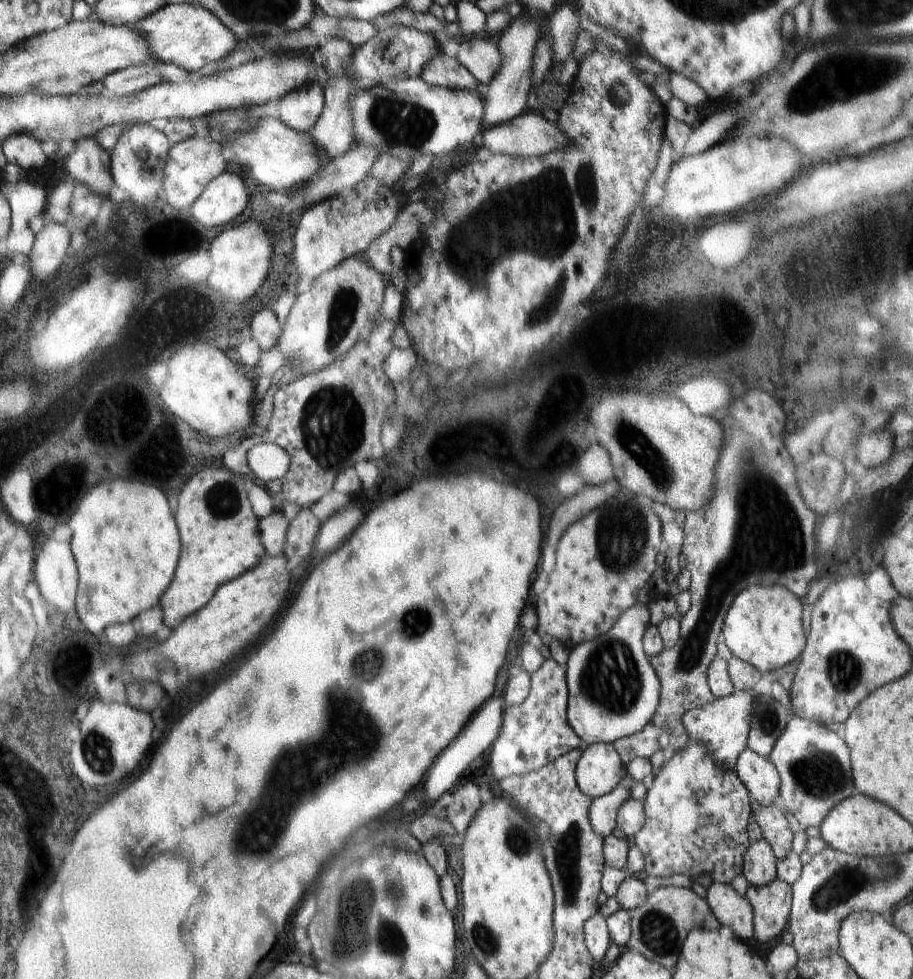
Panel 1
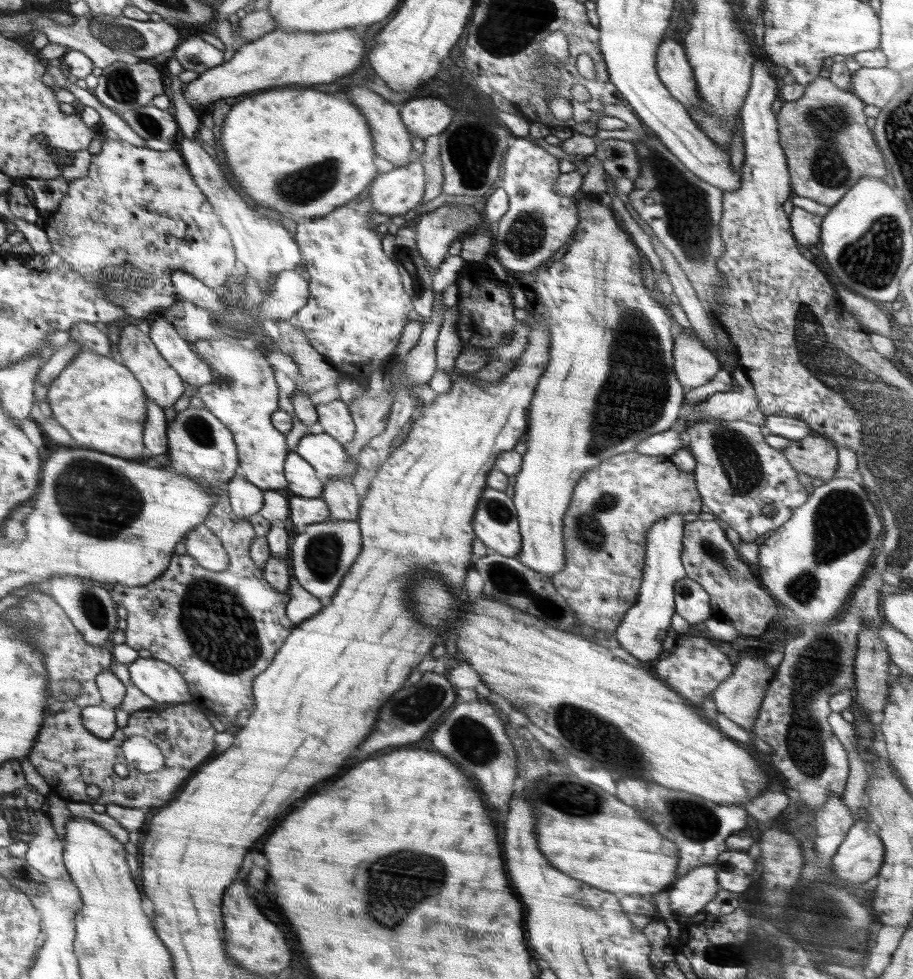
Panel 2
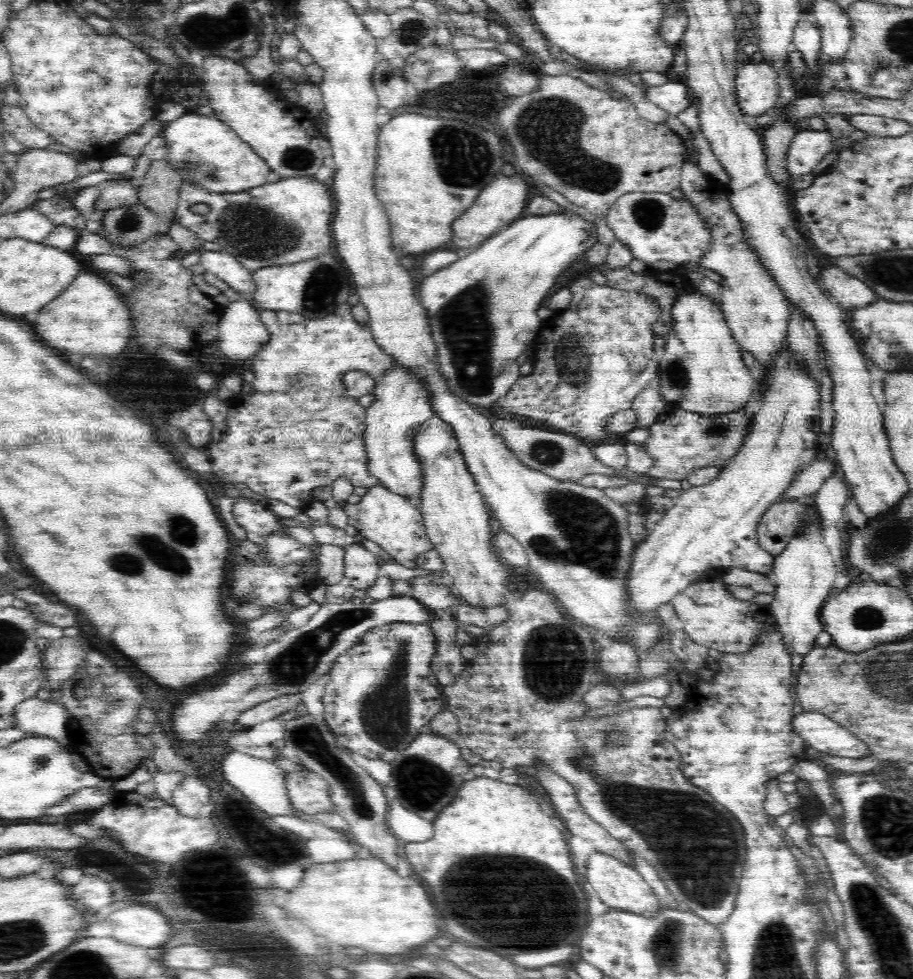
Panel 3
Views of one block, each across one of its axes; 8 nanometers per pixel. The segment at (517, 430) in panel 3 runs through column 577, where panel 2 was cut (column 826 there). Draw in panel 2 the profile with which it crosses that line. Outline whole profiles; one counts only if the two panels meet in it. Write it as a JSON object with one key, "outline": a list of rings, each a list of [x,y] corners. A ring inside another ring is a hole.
{"outline":[[[813,433],[803,439],[790,441],[782,452],[792,468],[812,479],[829,481],[838,468],[837,449],[825,435]]]}

